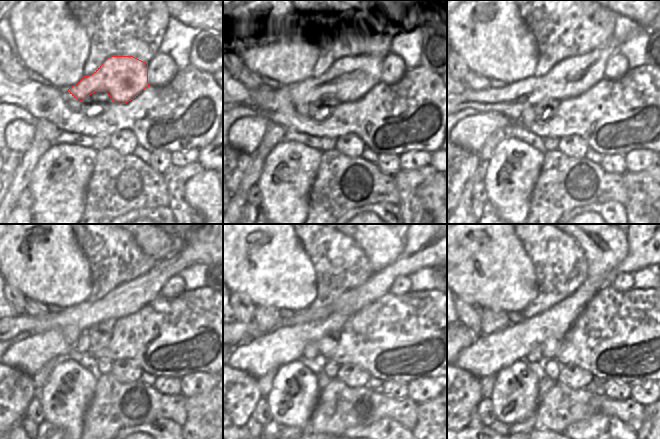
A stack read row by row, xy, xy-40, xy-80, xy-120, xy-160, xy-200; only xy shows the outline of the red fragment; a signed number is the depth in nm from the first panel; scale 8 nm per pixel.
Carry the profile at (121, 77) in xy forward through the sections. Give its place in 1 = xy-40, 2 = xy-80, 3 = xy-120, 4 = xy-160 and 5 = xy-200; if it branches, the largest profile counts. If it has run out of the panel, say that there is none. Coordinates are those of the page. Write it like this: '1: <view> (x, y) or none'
1: xy-40 (347, 78)
2: xy-80 (571, 77)
3: xy-120 (200, 244)
4: xy-160 (426, 244)
5: xy-200 (650, 244)

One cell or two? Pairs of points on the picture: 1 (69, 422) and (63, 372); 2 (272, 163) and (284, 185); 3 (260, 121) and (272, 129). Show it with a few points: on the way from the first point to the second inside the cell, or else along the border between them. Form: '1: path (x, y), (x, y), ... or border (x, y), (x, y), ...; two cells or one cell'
1: path (55, 412), (49, 406), (50, 396), (57, 386); one cell
2: path (272, 171), (270, 181), (276, 185); one cell
3: border (270, 122), (257, 147); two cells

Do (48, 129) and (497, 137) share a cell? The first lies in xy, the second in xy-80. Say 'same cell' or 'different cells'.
same cell

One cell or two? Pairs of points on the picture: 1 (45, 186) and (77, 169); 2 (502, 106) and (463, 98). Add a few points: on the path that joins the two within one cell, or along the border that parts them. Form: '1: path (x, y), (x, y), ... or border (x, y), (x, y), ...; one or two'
1: path (53, 184), (69, 170); one
2: path (492, 100), (473, 99); one

